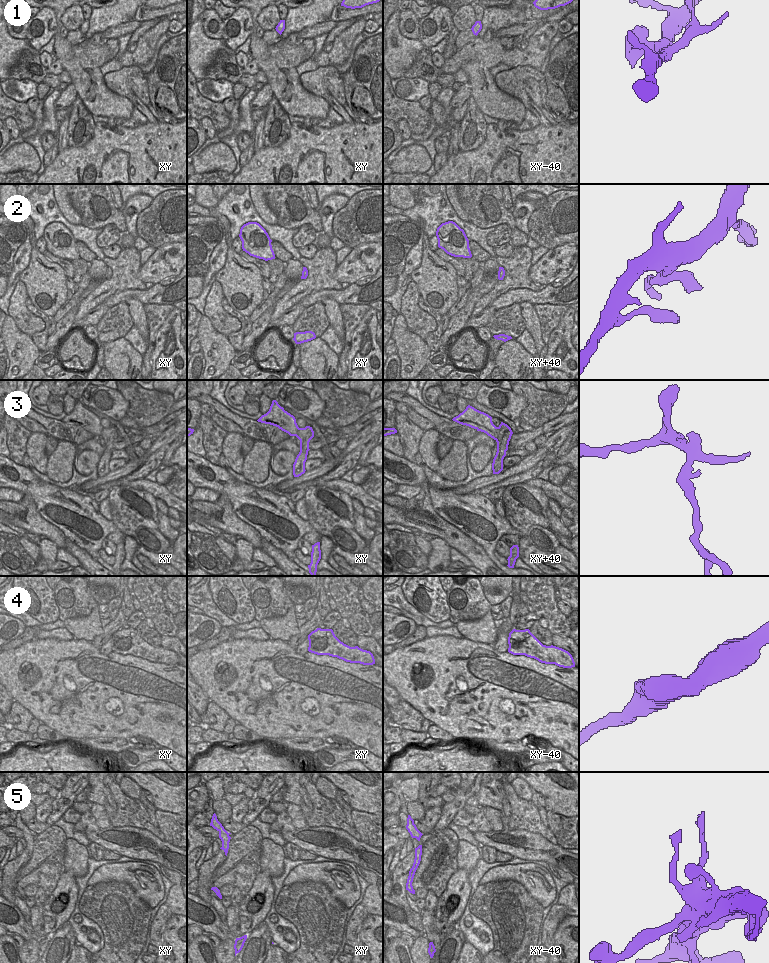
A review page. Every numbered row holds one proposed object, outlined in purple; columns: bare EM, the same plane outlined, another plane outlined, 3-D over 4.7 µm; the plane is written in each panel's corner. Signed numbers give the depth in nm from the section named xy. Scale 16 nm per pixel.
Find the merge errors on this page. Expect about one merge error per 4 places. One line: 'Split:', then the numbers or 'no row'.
Split: 3

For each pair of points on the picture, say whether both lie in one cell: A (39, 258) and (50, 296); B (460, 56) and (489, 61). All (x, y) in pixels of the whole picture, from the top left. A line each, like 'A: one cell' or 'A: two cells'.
A: one cell
B: one cell

